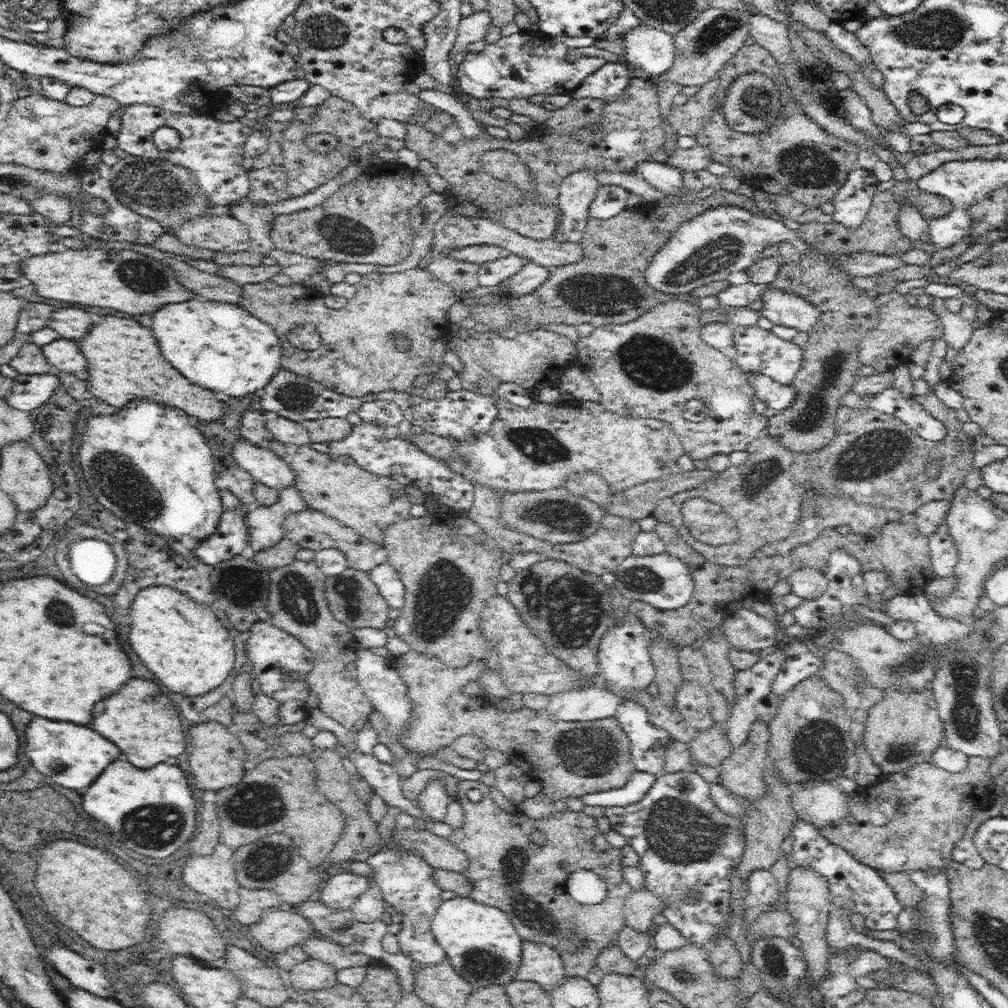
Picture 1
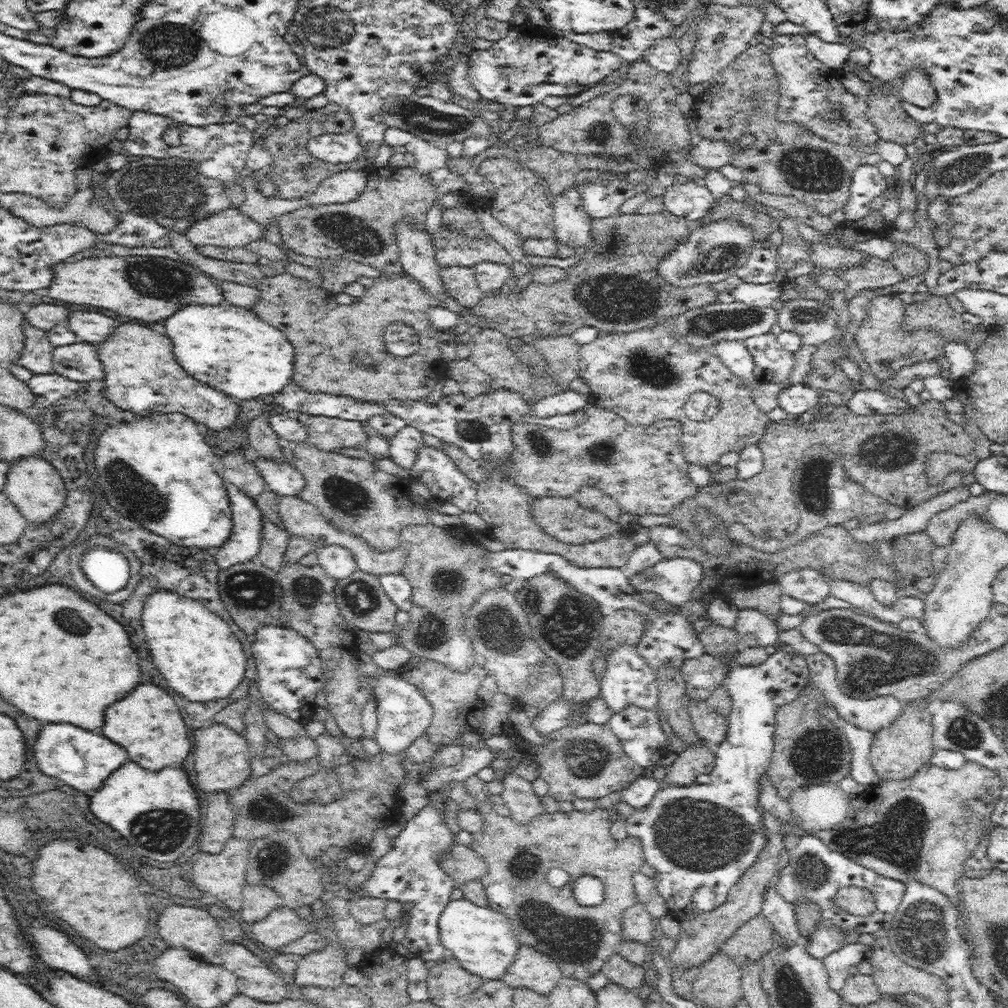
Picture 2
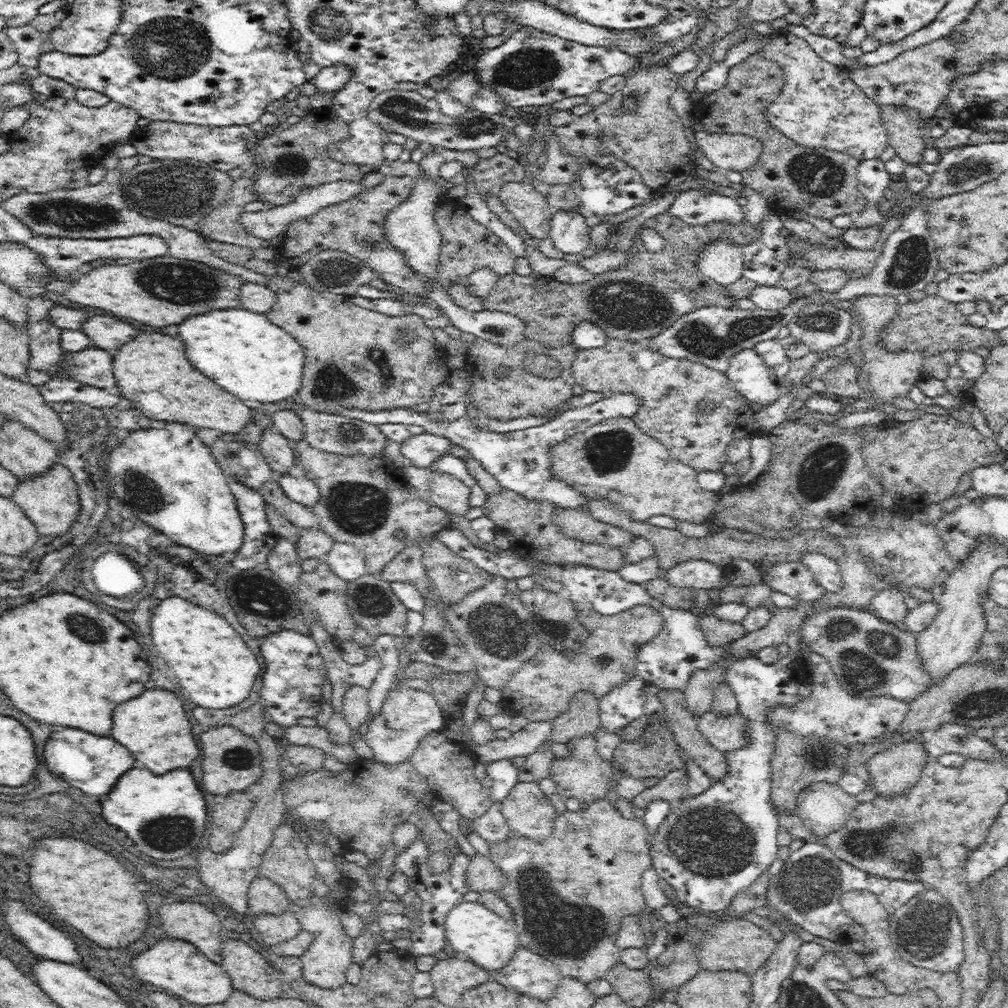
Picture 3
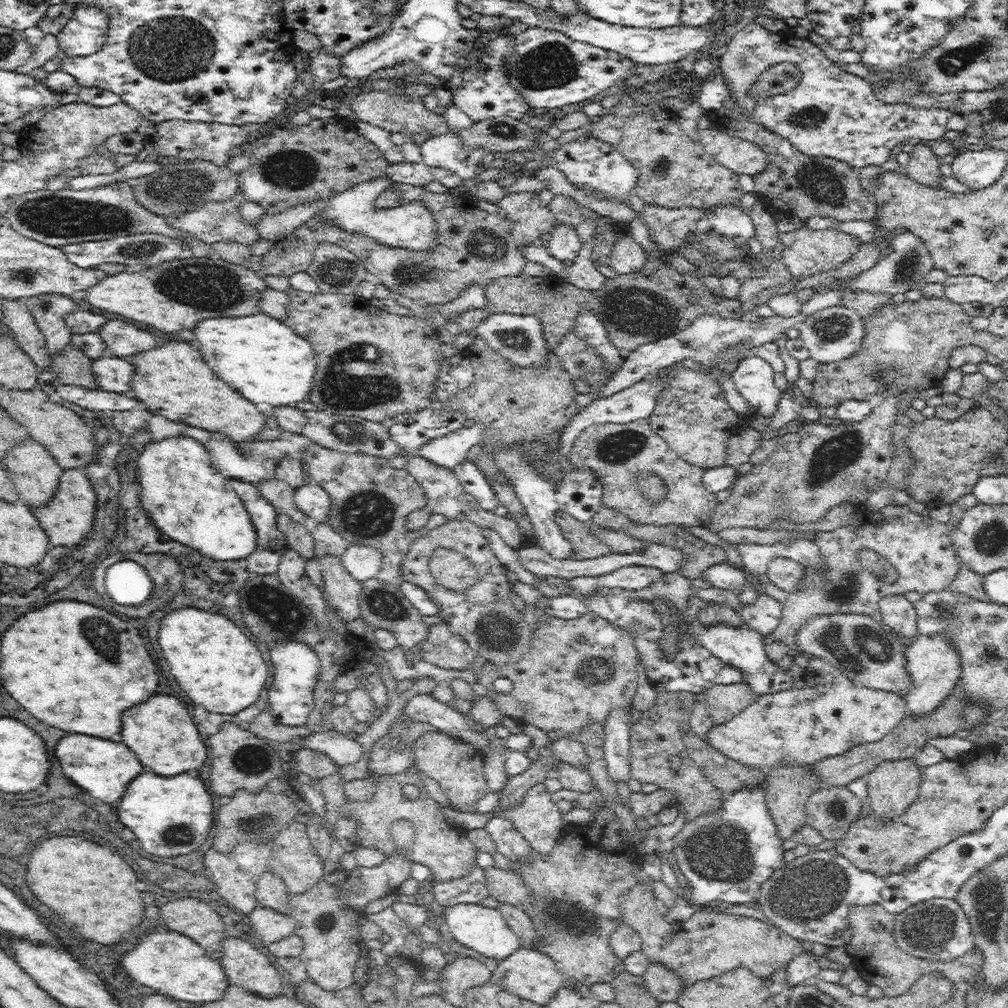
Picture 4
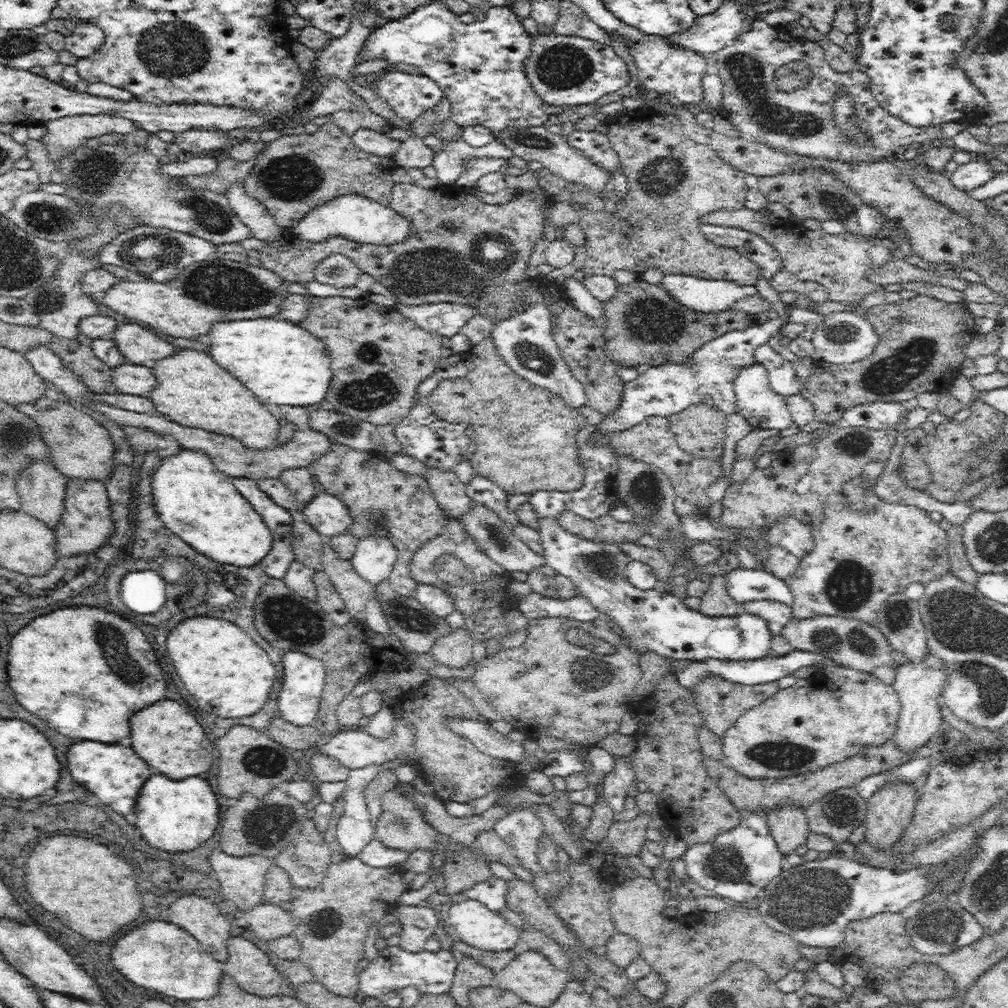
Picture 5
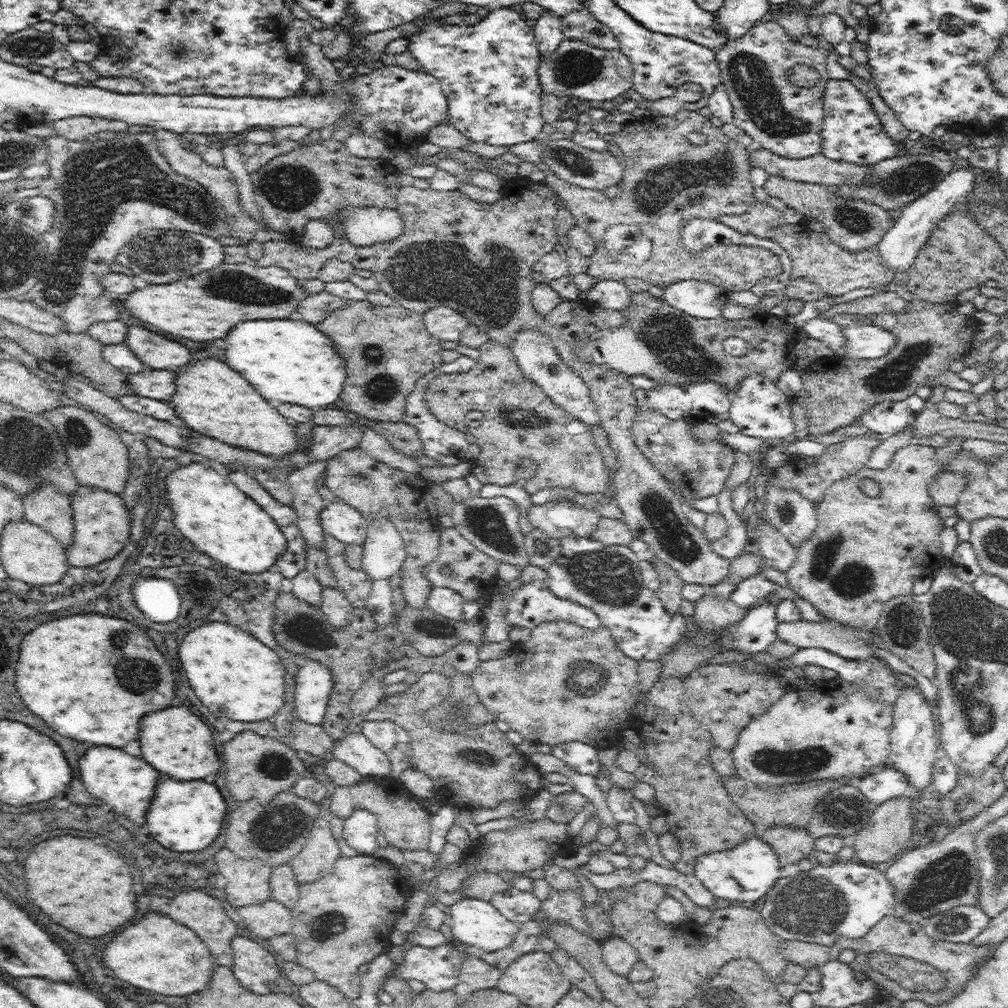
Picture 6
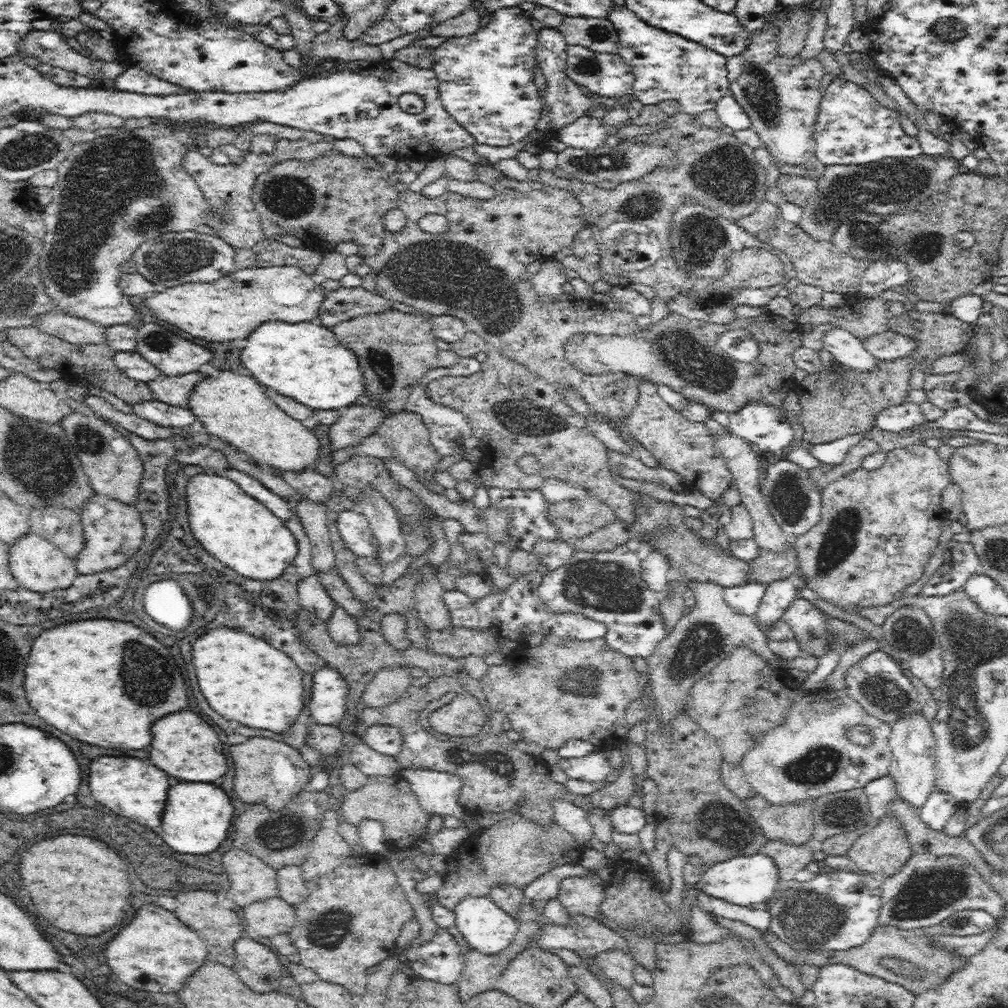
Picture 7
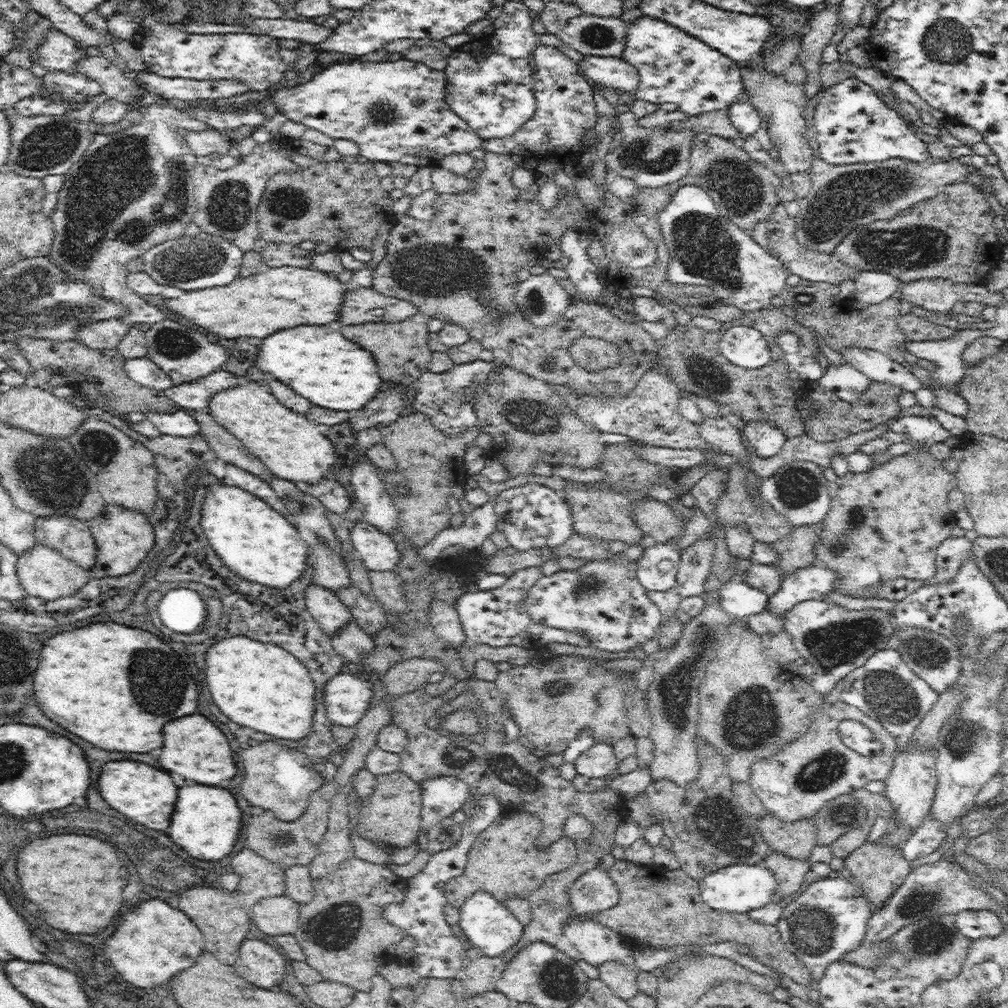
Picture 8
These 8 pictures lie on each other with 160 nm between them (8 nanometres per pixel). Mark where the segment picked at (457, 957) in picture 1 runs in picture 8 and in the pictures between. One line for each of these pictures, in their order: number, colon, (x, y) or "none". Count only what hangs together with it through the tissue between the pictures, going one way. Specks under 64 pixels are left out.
2: (484, 942)
3: (489, 940)
4: (482, 929)
5: (478, 926)
6: (475, 922)
7: (488, 929)
8: (486, 922)

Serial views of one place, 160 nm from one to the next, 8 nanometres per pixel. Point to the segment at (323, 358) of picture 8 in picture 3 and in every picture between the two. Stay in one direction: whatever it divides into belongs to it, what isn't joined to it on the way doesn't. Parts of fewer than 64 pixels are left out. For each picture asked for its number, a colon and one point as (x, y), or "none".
3: (244, 353)
4: (256, 355)
5: (279, 362)
6: (288, 360)
7: (302, 360)

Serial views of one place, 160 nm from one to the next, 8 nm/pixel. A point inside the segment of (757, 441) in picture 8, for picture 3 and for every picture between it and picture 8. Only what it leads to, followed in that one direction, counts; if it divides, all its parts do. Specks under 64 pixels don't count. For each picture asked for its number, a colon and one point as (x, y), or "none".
3: (746, 369)
4: (753, 376)
5: (764, 408)
6: (758, 408)
7: (764, 424)

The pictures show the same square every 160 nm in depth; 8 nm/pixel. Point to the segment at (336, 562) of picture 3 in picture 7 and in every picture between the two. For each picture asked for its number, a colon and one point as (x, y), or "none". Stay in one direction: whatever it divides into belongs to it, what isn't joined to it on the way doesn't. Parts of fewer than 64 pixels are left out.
4: (361, 562)
5: (373, 558)
6: (383, 552)
7: (387, 530)

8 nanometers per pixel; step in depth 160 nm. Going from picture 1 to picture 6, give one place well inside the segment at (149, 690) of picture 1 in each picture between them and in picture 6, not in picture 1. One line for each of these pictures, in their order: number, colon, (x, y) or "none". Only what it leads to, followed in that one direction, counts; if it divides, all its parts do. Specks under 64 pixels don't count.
2: (146, 722)
3: (152, 726)
4: (160, 730)
5: (165, 735)
6: (175, 741)

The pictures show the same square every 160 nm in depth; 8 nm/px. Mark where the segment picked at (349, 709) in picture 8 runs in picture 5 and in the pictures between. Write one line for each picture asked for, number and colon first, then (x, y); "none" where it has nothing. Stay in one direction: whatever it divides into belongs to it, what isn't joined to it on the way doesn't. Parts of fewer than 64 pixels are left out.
5: (303, 676)
6: (312, 684)
7: (326, 705)

